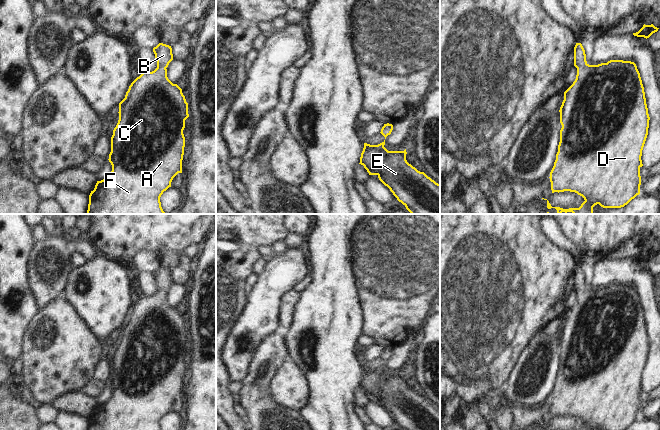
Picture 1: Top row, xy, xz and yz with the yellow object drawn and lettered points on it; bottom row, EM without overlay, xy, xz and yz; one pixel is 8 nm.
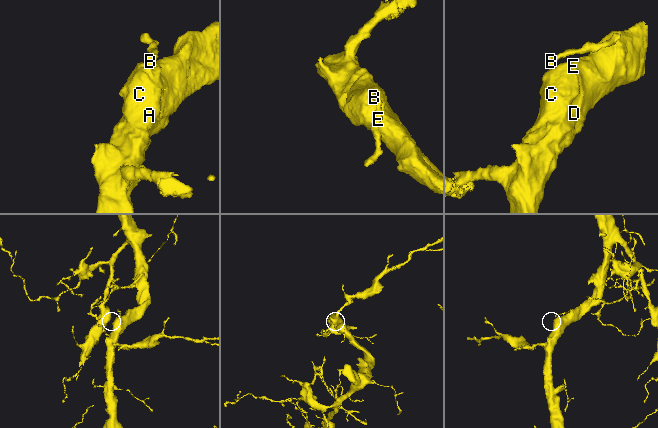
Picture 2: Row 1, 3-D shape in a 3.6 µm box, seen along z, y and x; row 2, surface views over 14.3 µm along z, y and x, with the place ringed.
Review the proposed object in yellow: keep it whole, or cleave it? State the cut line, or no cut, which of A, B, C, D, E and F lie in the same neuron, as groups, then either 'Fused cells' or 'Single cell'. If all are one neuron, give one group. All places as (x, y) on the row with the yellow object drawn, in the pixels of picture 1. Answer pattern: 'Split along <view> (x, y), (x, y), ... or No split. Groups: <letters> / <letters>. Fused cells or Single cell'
No split. Groups: A B C D E F. Single cell.

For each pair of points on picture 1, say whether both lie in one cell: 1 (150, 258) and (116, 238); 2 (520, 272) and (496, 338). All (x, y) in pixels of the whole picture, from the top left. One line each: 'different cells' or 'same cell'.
1: different cells
2: same cell

